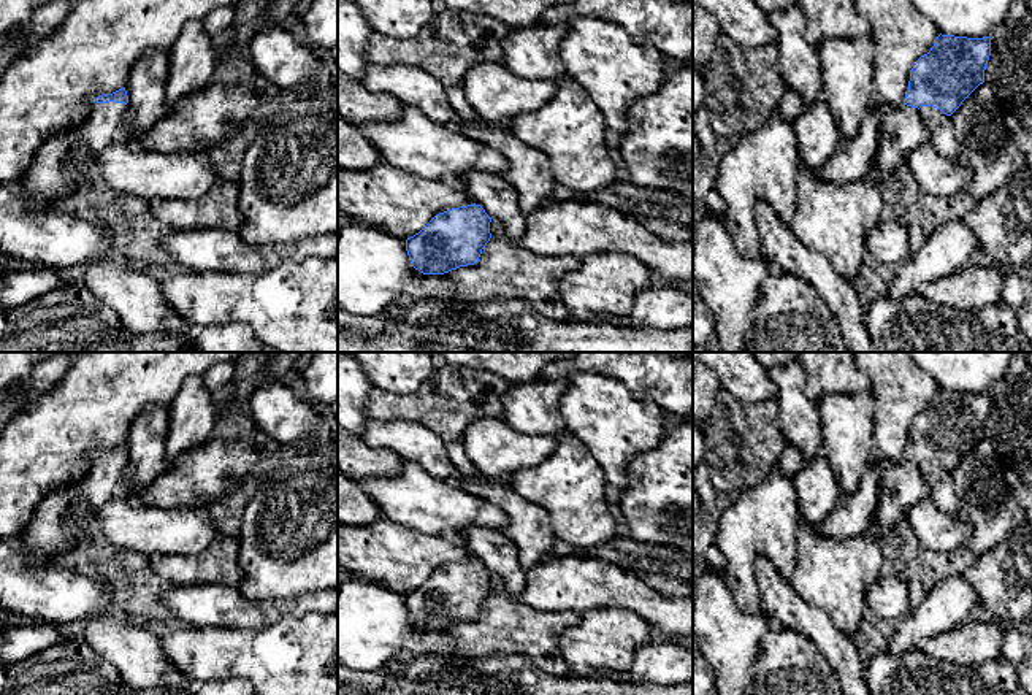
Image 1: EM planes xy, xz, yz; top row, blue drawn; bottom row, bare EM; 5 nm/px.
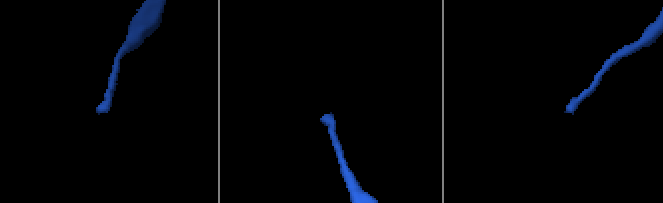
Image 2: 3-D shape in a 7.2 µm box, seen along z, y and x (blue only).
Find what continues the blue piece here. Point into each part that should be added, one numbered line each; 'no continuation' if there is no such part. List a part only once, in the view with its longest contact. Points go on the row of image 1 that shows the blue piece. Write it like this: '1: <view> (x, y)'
1: xy (64, 162)

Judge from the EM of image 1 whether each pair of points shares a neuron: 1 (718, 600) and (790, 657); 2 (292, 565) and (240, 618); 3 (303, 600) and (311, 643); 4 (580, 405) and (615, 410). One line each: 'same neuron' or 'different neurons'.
1: different neurons
2: different neurons
3: different neurons
4: same neuron

